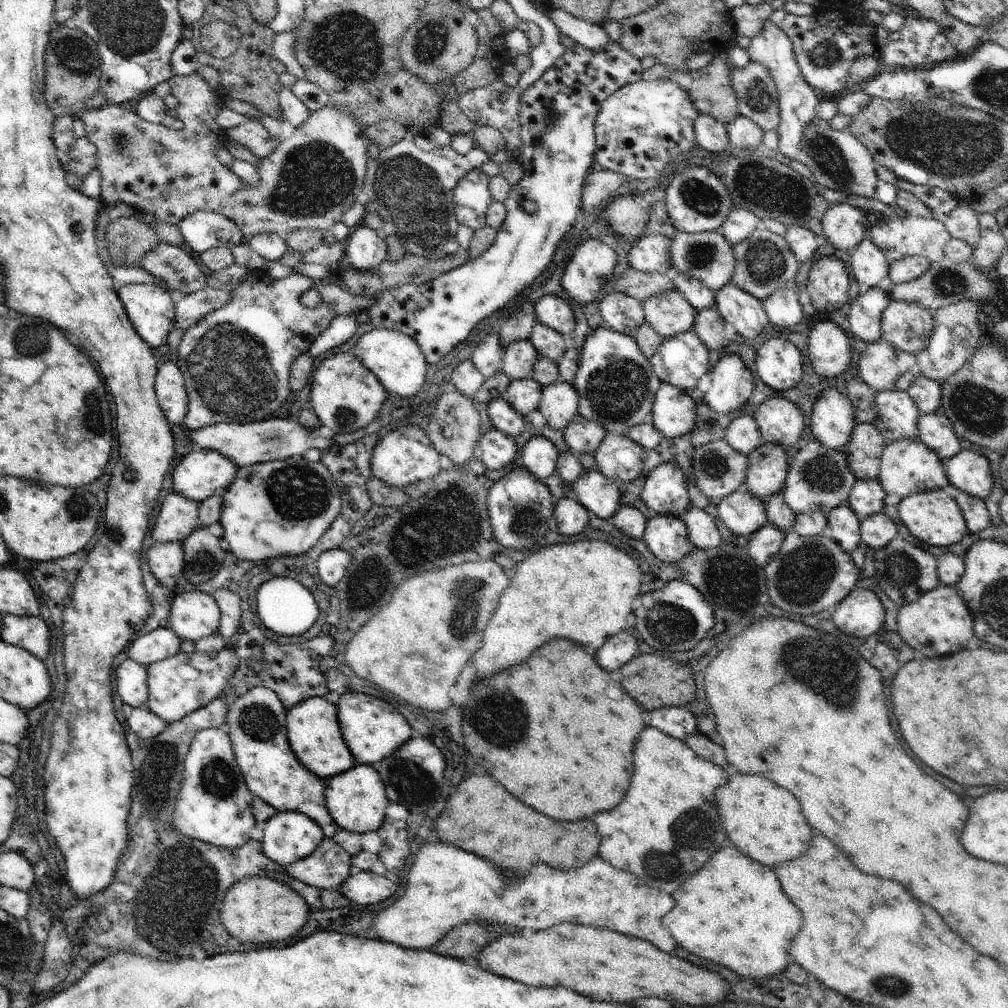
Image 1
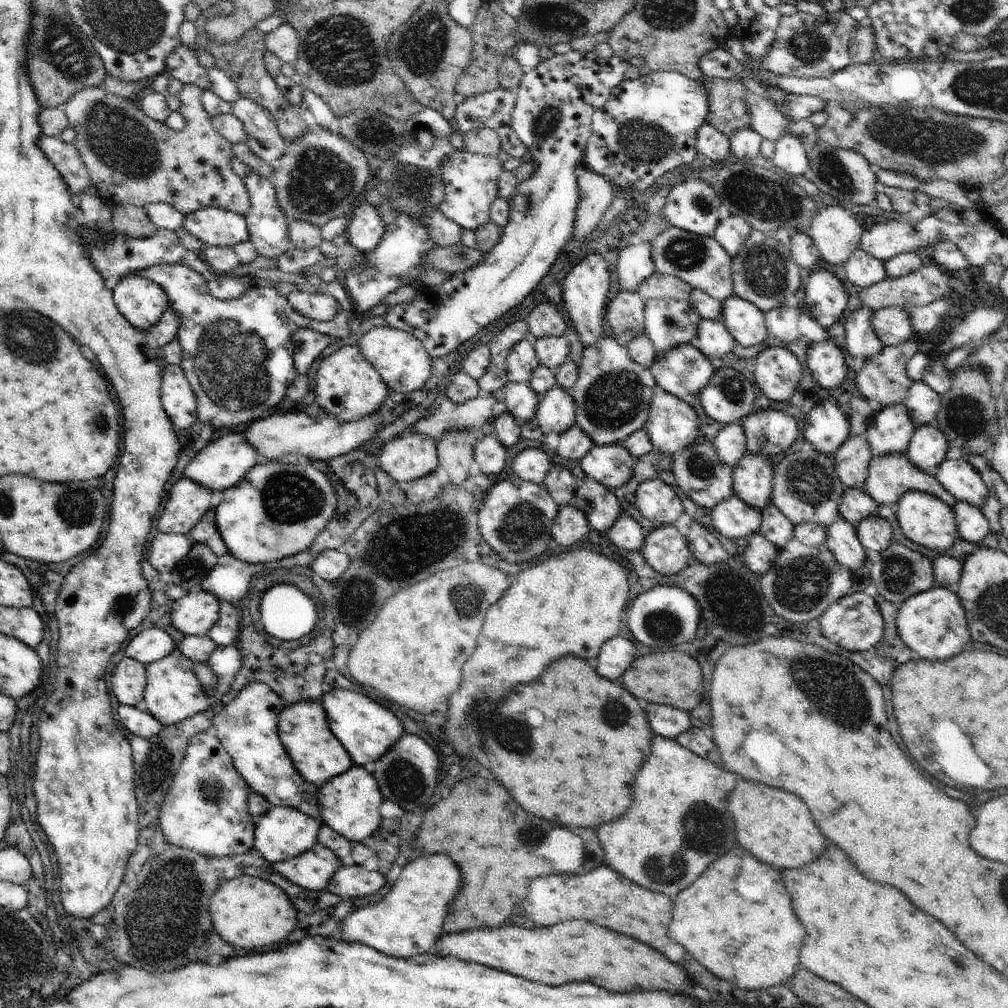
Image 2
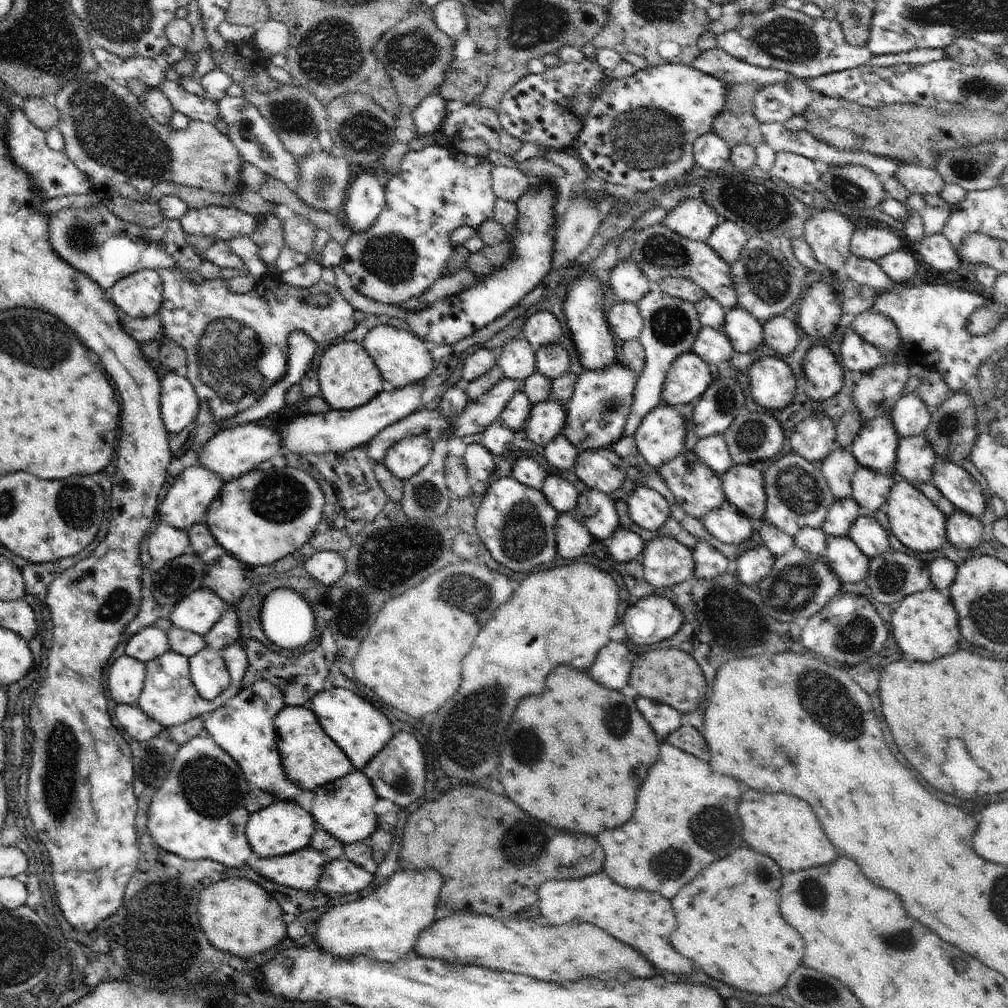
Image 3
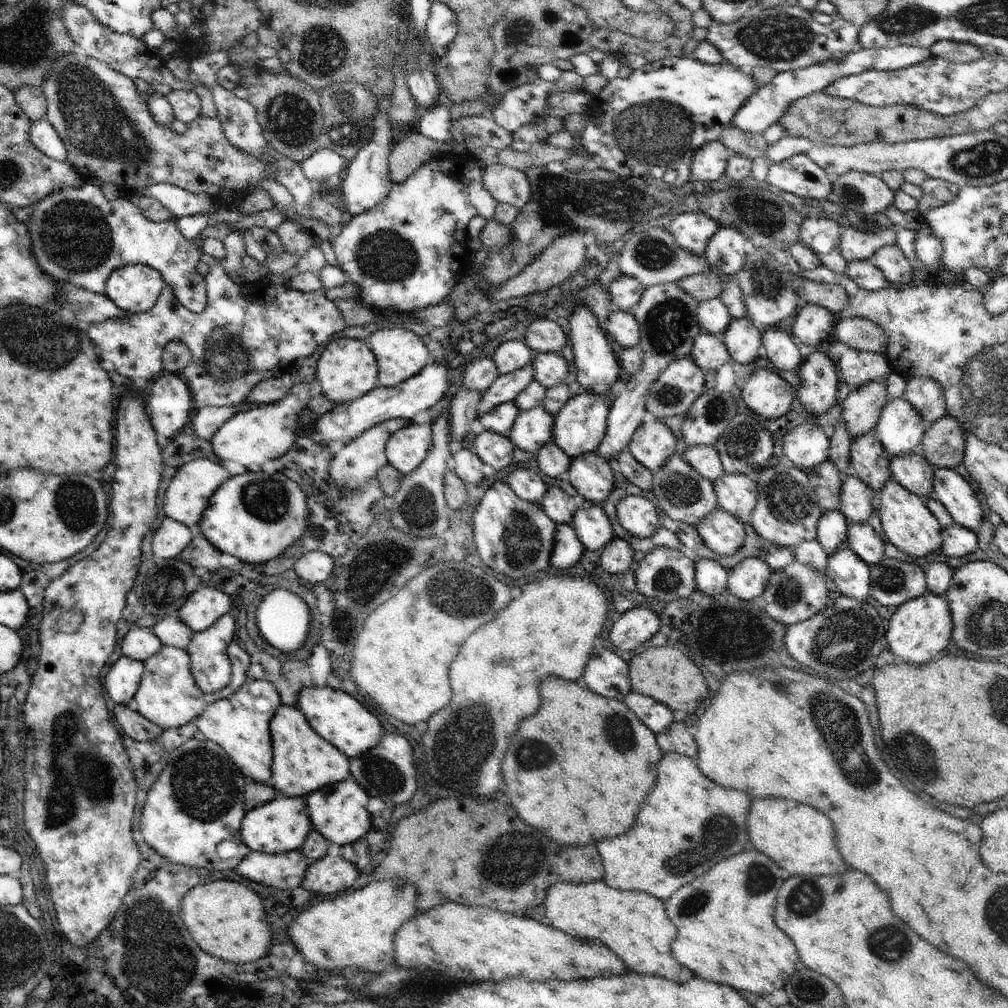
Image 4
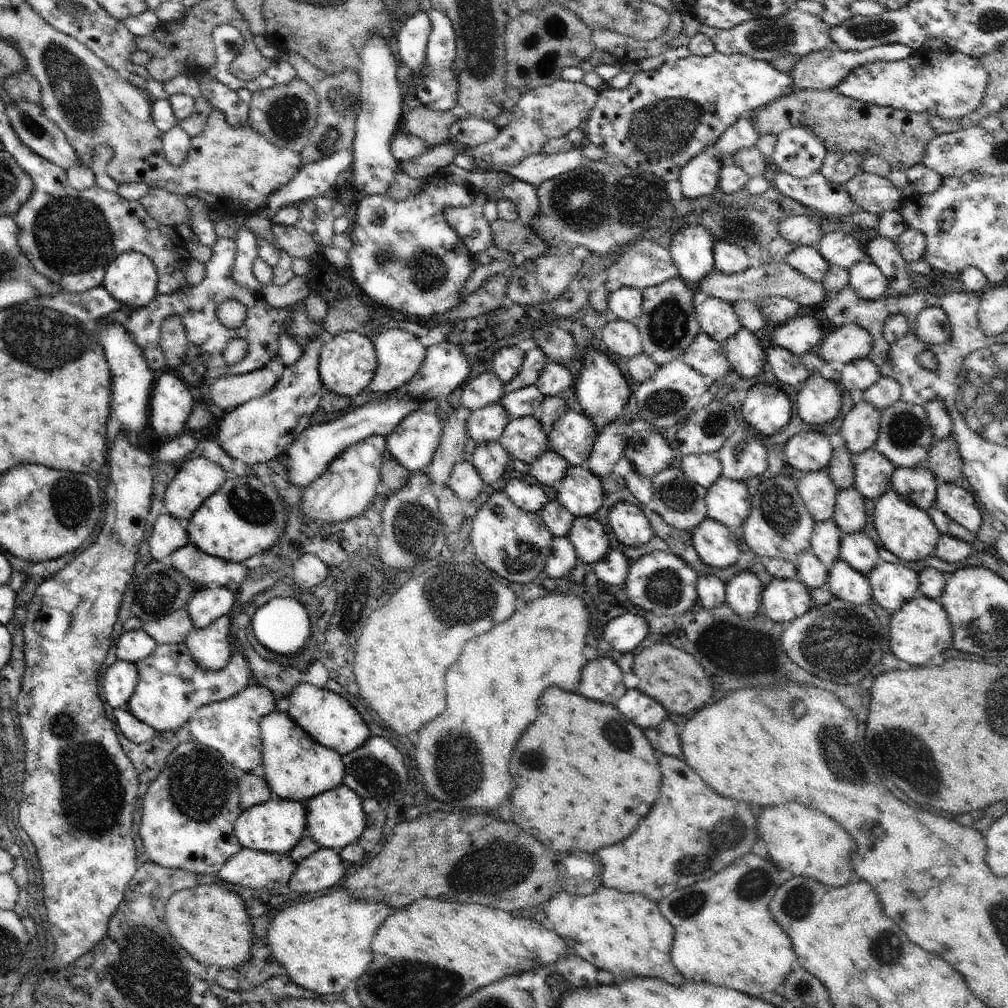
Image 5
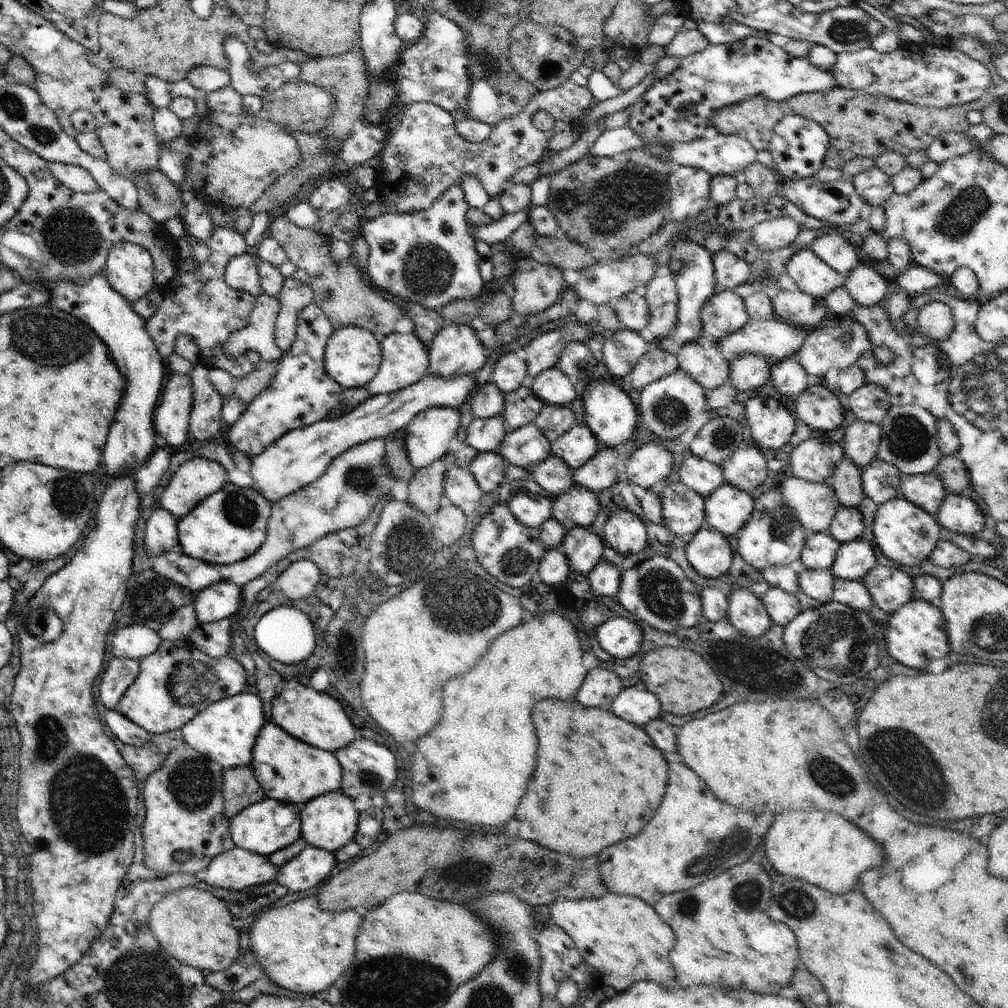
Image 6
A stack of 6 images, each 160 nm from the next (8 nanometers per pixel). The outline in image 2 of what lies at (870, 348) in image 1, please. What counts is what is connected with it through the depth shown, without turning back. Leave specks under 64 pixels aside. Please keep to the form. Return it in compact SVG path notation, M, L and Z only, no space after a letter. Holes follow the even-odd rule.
M910 340L898 346L884 347L878 354L866 359L863 367L854 375L859 394L872 402L877 409L901 403L914 383L906 375L906 364L917 352L919 350L916 341Z

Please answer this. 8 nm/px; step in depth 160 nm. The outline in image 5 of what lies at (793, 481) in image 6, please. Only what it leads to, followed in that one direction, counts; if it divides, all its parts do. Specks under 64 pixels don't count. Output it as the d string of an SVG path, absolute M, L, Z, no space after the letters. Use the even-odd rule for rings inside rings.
M826 469L797 475L796 488L816 523L833 518L840 490Z

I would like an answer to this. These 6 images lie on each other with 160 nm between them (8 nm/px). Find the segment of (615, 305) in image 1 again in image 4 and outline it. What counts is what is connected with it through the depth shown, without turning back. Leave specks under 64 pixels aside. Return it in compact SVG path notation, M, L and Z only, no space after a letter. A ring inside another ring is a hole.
M613 309L605 327L605 332L608 332L624 349L636 347L640 340L640 325L632 311Z

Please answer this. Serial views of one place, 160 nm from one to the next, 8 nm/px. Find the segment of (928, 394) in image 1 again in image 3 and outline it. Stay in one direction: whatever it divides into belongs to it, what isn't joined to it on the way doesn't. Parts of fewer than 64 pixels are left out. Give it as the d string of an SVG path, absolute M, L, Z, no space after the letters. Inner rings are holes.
M918 393L905 394L891 410L891 419L901 438L924 433L931 421L932 410L918 396Z

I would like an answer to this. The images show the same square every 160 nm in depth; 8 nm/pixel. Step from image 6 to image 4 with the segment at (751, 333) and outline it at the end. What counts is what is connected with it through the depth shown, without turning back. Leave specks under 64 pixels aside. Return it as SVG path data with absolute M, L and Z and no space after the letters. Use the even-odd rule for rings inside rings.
M804 304L797 310L791 335L808 346L824 347L832 340L837 323L837 317L833 312L817 304Z

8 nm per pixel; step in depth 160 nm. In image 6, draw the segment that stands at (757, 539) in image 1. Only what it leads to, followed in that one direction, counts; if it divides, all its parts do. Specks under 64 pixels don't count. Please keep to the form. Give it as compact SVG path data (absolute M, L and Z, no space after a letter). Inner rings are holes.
M748 588L734 589L728 600L728 621L748 638L758 638L773 626L763 601Z

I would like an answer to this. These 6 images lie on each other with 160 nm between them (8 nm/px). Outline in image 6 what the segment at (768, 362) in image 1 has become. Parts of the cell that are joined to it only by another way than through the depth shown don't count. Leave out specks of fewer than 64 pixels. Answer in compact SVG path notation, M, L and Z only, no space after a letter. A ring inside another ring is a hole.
M754 396L745 404L746 420L760 448L778 450L795 432L793 414L770 396Z

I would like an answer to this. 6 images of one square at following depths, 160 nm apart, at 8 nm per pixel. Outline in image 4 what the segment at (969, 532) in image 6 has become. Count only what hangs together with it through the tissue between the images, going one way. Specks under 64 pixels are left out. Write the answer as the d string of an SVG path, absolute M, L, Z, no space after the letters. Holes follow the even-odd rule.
M934 468L933 492L930 496L938 499L946 510L952 515L955 523L965 526L967 529L976 532L982 524L982 504L976 497L972 486L954 469Z

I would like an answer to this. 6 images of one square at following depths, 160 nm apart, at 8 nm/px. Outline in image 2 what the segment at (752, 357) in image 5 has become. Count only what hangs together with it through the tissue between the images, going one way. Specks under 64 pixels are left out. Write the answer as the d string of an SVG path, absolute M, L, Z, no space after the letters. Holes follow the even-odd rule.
M737 294L730 295L721 303L720 314L715 319L726 325L737 344L754 346L766 340L765 312Z

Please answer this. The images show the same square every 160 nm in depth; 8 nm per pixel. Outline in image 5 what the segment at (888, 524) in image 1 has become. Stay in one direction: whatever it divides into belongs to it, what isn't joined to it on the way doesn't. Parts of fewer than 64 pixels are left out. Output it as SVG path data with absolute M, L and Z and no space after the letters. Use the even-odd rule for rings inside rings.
M866 531L845 535L839 548L839 558L853 569L869 573L880 561L880 546Z

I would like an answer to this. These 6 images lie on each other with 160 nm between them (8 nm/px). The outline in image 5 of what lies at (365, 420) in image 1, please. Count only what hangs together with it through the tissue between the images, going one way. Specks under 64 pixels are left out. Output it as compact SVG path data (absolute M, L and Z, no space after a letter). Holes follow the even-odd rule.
M344 331L335 337L327 337L322 345L319 356L319 375L324 388L353 399L367 388L377 369L377 356L375 346L370 337L359 331Z

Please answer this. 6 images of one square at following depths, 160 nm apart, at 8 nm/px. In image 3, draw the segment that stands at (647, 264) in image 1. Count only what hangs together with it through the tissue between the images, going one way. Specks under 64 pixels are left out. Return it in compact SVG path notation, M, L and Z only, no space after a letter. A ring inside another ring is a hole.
M631 257L621 260L610 272L607 286L621 298L621 301L637 303L652 290L651 280L637 265L637 260Z

